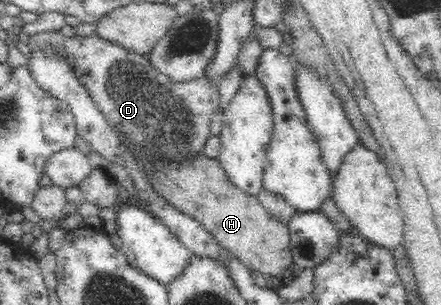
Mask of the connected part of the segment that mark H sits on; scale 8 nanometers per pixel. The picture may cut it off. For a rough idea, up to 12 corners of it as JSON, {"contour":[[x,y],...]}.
{"contour":[[217,158],[142,162],[153,187],[242,265],[294,264],[286,224]]}

